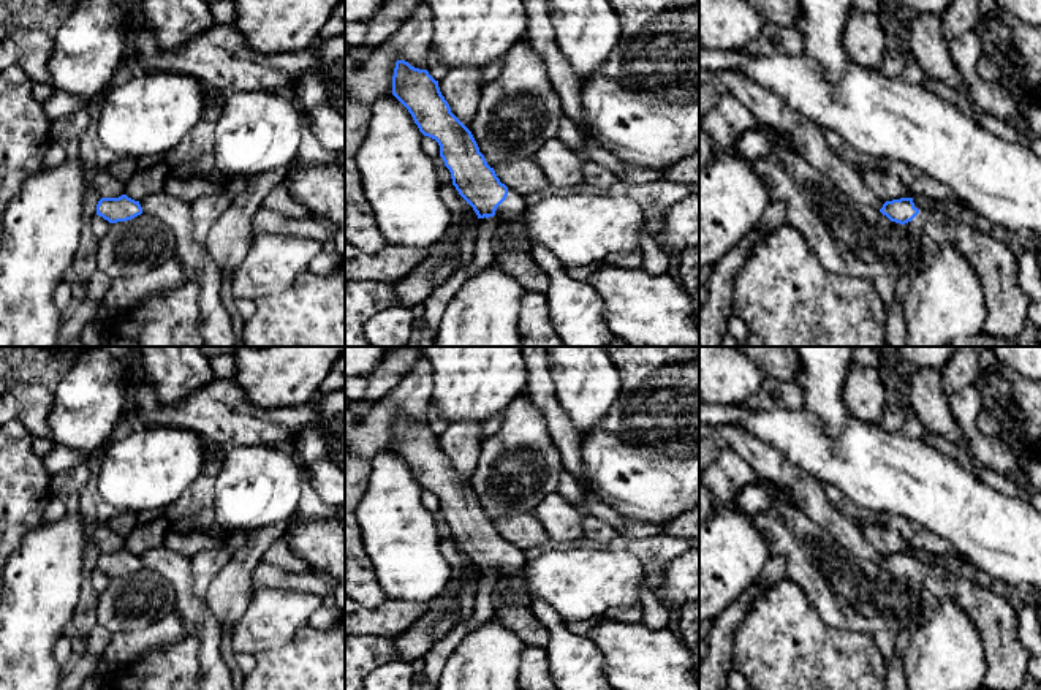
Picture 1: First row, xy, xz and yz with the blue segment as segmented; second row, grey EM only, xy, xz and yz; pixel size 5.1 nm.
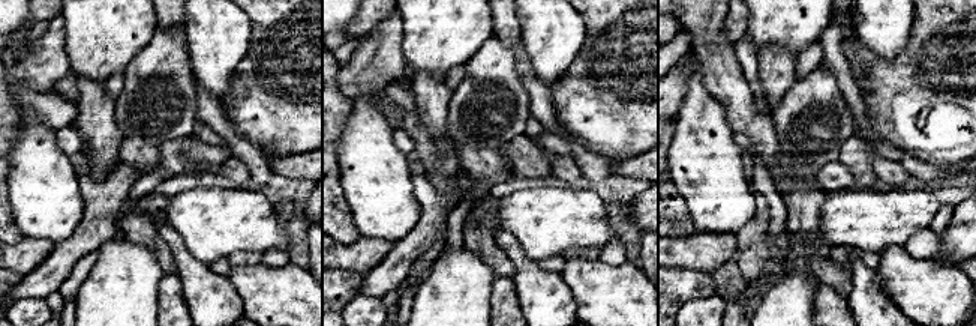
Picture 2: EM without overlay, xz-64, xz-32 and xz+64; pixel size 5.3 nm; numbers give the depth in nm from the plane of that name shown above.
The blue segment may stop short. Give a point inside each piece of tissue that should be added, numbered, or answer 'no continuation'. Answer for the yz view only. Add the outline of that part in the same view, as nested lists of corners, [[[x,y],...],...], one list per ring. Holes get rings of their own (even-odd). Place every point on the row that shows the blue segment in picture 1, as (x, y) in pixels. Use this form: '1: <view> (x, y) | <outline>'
1: yz (995, 265) | [[[914,203],[919,214],[907,226],[927,234],[938,247],[954,245],[981,280],[987,318],[982,331],[1016,340],[1028,320],[1032,301],[1019,286],[1019,263],[1006,242],[982,234],[976,228],[959,225],[946,210],[924,209]]]

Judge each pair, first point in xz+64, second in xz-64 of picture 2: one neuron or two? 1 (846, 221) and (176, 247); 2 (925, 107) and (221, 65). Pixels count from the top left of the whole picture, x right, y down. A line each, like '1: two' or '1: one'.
1: two
2: two

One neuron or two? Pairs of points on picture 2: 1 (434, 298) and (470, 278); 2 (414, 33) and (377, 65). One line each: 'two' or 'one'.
1: one
2: two

